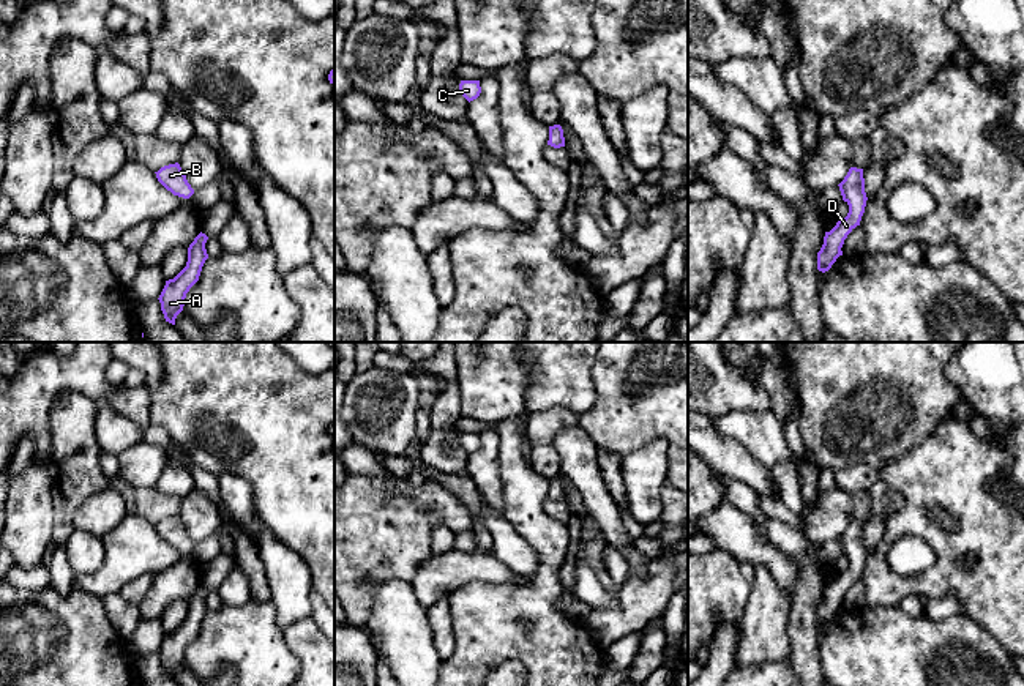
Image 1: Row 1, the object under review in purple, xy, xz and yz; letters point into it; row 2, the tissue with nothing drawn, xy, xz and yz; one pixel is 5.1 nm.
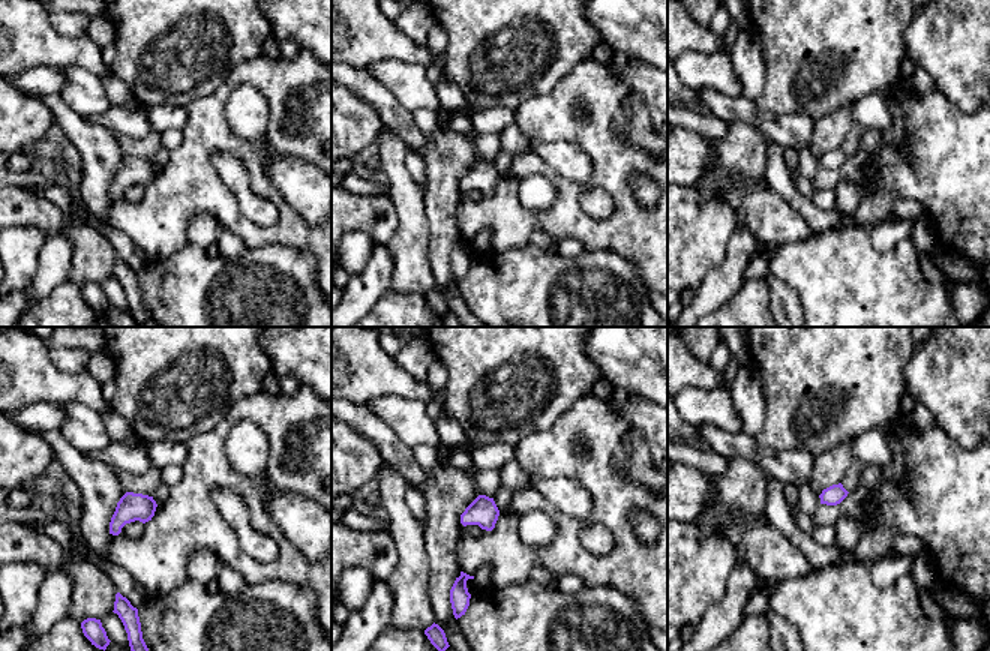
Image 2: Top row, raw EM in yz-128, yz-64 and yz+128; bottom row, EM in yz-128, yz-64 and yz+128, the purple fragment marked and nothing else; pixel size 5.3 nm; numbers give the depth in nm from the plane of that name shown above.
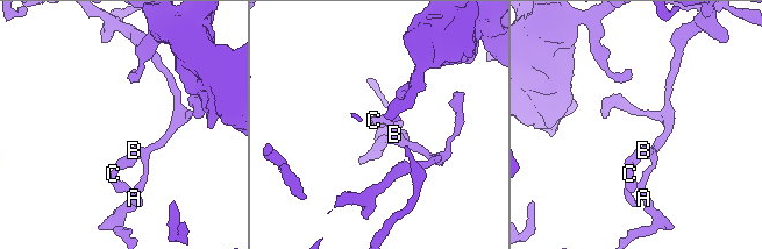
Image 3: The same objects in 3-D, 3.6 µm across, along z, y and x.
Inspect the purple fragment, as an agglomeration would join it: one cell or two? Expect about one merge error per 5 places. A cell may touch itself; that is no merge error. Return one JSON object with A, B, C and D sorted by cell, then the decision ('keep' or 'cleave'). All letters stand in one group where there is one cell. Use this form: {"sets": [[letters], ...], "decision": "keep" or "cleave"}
{"sets": [["A", "B", "C", "D"]], "decision": "keep"}

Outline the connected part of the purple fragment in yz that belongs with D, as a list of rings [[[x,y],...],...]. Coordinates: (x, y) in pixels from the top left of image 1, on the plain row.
[[[850,520],[844,533],[838,538],[843,554],[849,558],[846,571],[839,572],[836,579],[825,585],[824,598],[817,606],[817,623],[825,626],[832,621],[839,609],[843,609],[843,598],[847,588],[860,579],[866,560],[863,522]]]

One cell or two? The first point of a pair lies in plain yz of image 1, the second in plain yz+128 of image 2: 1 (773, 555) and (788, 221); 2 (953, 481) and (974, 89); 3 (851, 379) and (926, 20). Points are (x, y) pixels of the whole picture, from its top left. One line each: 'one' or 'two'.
1: one
2: two
3: two

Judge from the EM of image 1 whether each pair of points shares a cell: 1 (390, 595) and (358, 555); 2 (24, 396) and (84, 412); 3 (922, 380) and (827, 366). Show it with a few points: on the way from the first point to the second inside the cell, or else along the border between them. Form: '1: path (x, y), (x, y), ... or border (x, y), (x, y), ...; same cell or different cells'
1: border (409, 581), (381, 581), (373, 590), (368, 617); different cells
2: border (89, 396), (59, 396), (49, 440); different cells
3: path (898, 379), (873, 372), (867, 366), (851, 366); same cell

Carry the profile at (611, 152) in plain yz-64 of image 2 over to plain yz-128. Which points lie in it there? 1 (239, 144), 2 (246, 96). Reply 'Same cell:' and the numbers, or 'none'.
Same cell: 1

